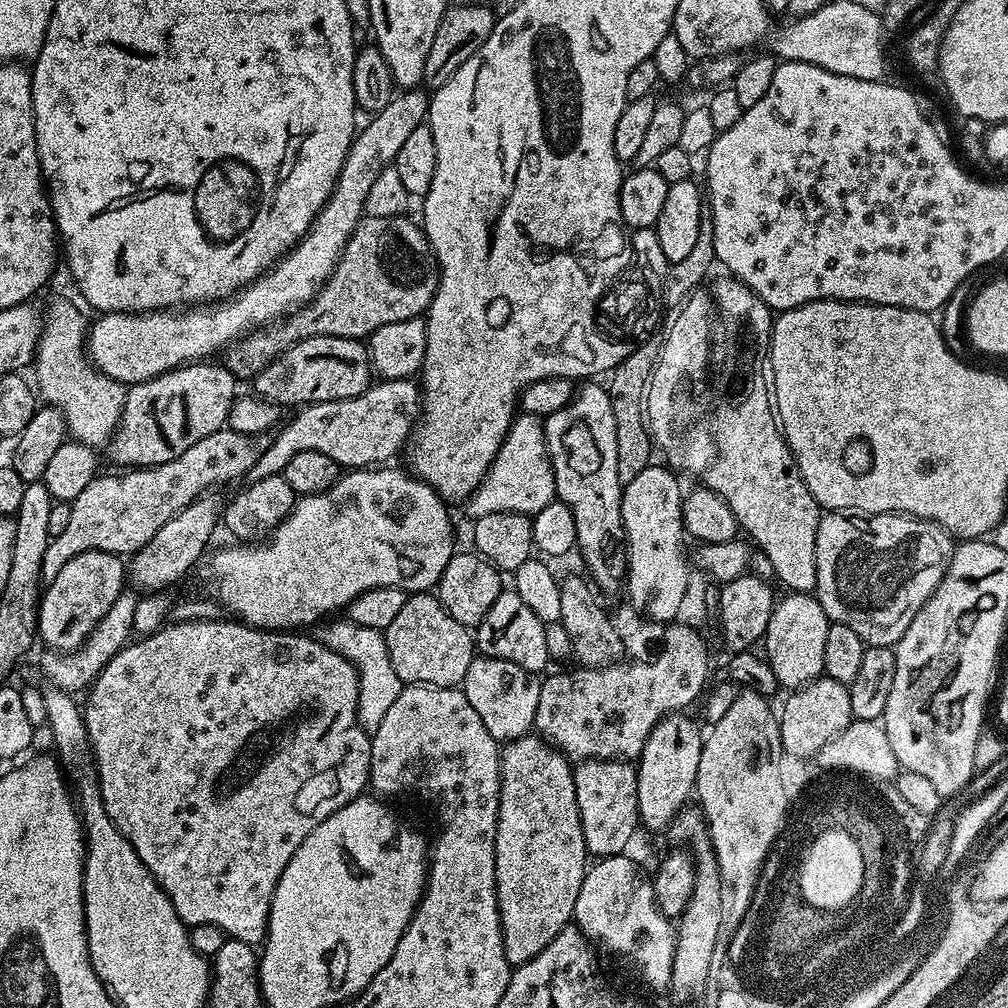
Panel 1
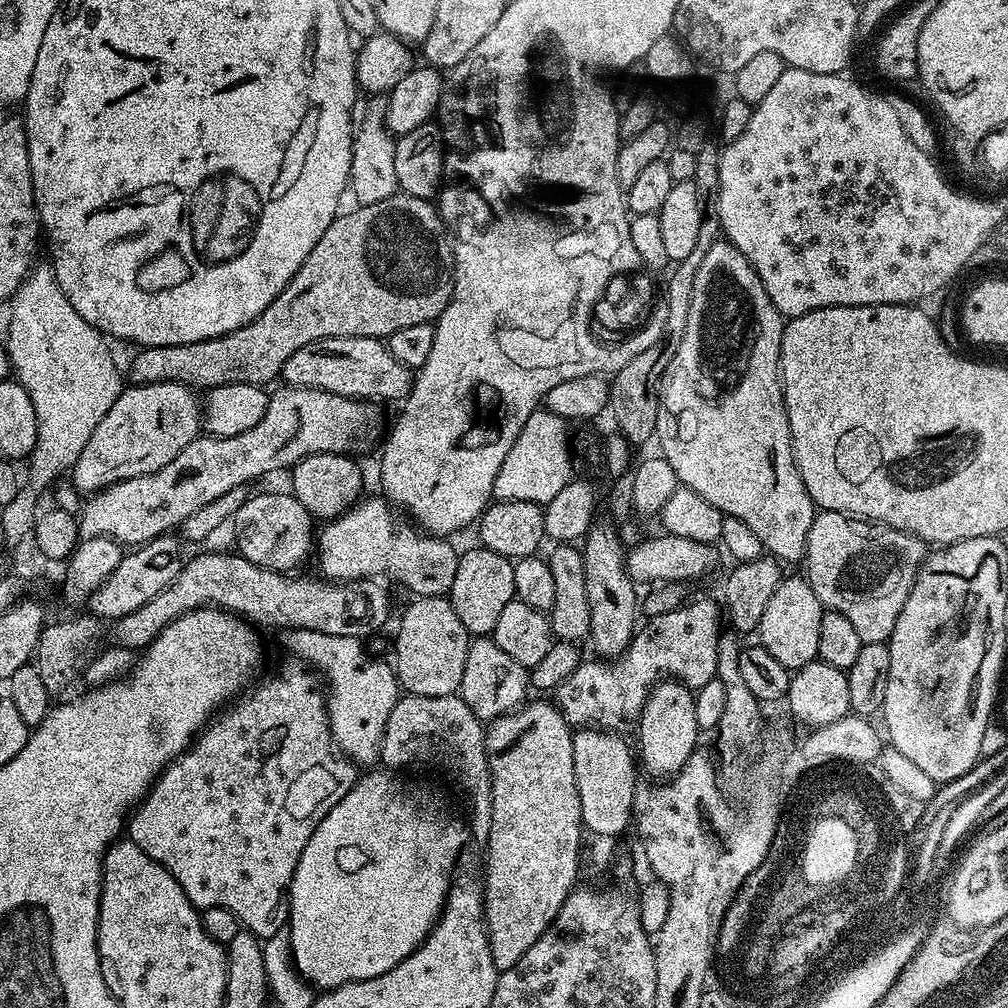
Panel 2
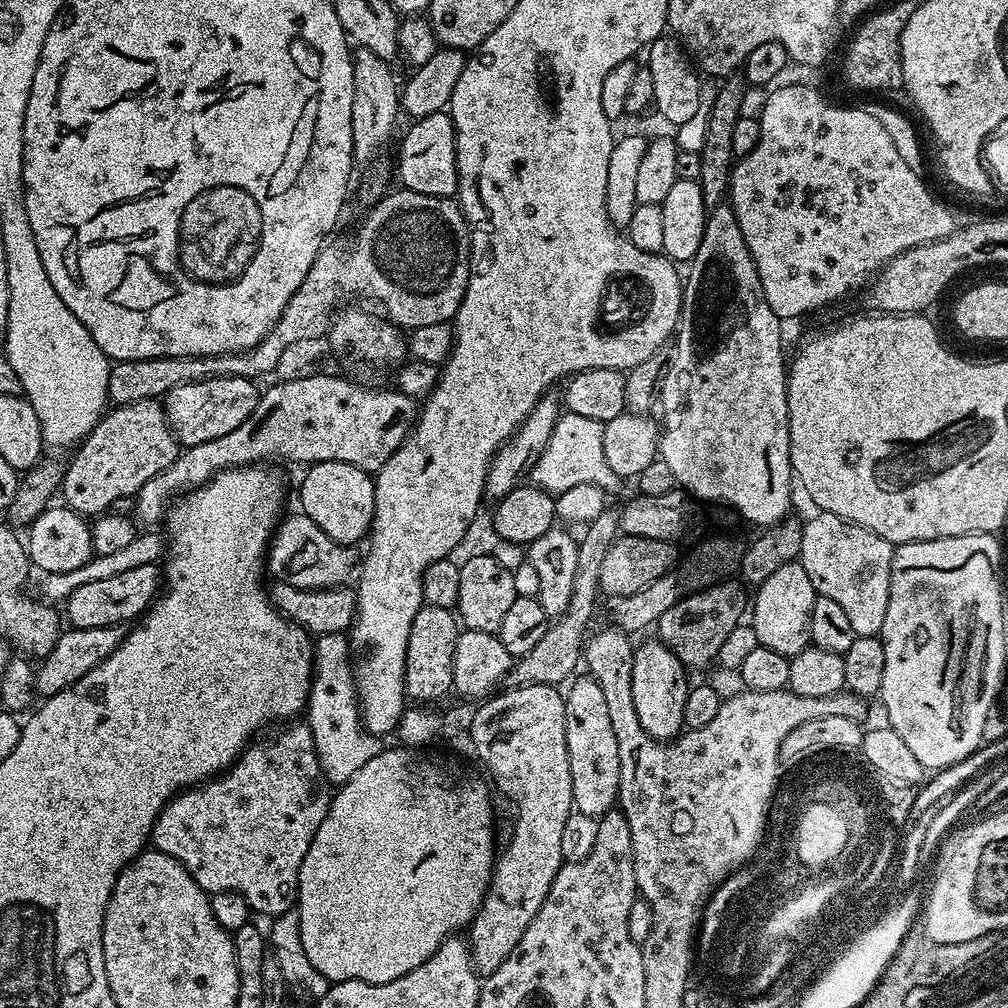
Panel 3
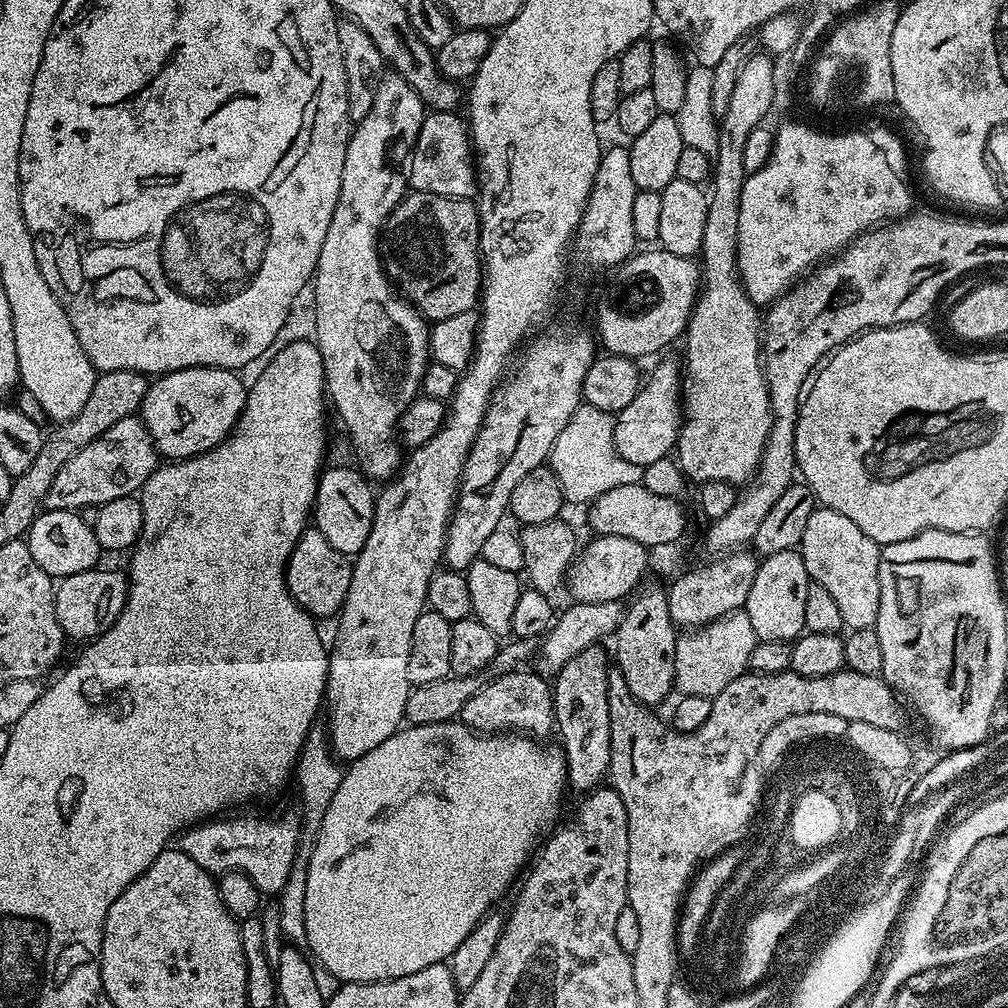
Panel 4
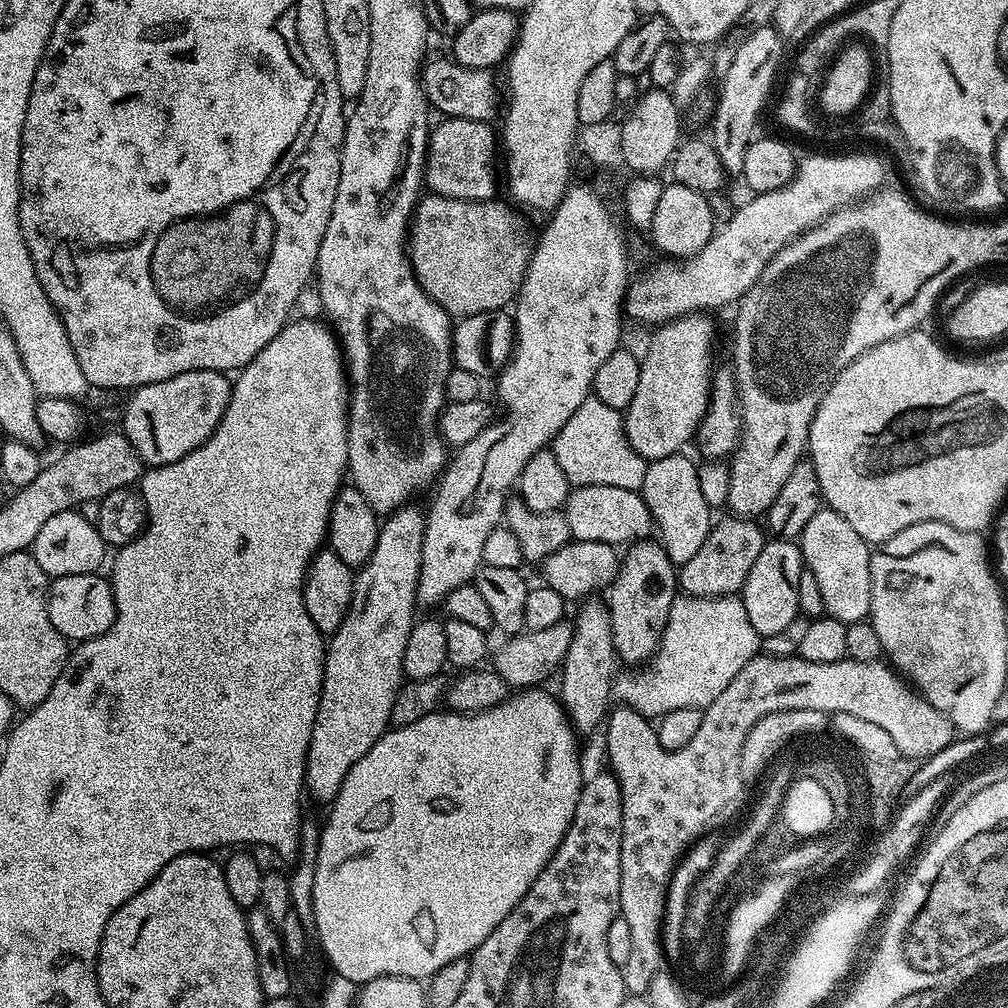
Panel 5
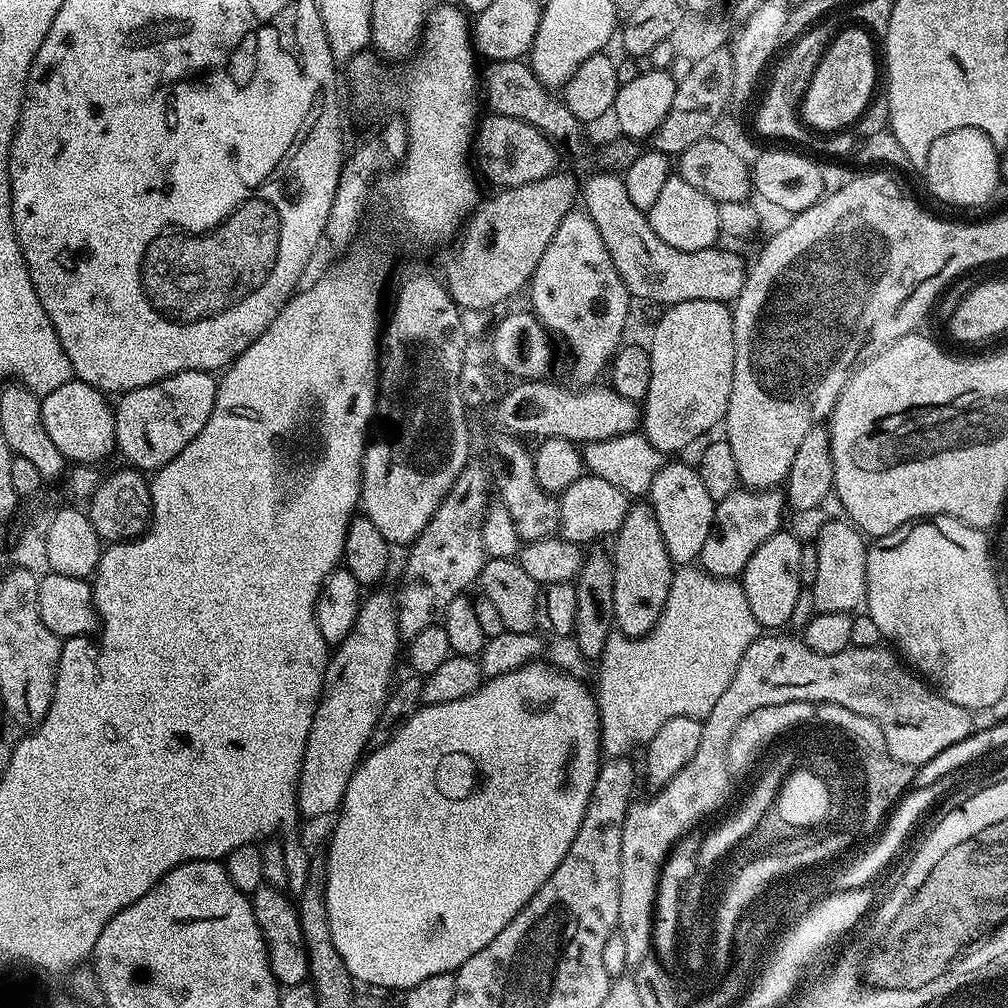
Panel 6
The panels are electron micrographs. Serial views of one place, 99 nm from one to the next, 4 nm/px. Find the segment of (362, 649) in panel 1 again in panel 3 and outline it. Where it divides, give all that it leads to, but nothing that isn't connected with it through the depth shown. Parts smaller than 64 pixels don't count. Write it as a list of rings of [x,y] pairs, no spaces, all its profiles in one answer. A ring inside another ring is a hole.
[[[331,632],[315,637],[314,671],[312,689],[308,691],[306,723],[312,735],[320,769],[324,771],[324,779],[332,786],[339,786],[354,778],[354,774],[362,770],[362,766],[366,766],[370,758],[382,751],[381,737],[373,736],[360,721],[360,701],[356,694],[353,664],[350,640],[345,633]]]

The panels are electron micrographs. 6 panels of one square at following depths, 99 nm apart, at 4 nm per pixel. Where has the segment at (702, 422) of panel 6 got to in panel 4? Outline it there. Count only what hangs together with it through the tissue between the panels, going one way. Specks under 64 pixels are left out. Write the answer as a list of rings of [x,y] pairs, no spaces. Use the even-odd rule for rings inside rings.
[[[664,360],[655,366],[649,378],[647,375],[634,401],[615,415],[615,449],[626,462],[645,468],[673,453],[682,423],[681,388],[681,365],[677,361]]]

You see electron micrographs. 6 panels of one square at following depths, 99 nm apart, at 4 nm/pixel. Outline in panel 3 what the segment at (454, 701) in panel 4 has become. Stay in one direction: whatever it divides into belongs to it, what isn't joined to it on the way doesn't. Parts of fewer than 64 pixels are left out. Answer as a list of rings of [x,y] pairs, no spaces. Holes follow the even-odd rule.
[[[612,506],[605,507],[604,512],[588,523],[583,532],[584,537],[581,535],[578,540],[578,574],[572,591],[572,607],[565,615],[549,623],[546,634],[542,634],[538,646],[534,646],[530,654],[521,656],[515,661],[512,671],[506,677],[509,685],[554,684],[560,686],[577,671],[576,667],[581,667],[586,637],[590,632],[588,623],[596,612],[596,596],[601,595],[602,561],[606,558],[606,550],[610,550],[612,543],[621,535],[619,511],[615,507],[612,509]]]

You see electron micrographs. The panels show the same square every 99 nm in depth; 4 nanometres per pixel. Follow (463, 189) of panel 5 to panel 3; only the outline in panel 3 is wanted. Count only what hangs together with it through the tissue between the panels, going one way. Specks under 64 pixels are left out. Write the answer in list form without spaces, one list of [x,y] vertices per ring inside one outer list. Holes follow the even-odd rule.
[[[447,111],[426,114],[413,119],[400,144],[400,161],[396,168],[400,171],[400,184],[411,192],[431,196],[457,195],[460,183],[456,169],[456,131],[451,115]]]

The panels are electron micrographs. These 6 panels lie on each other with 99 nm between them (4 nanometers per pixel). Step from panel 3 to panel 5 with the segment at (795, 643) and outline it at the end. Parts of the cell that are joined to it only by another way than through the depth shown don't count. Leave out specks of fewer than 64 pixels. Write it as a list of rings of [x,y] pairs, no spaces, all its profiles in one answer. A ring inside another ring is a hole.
[[[769,539],[762,554],[758,554],[754,566],[750,566],[742,599],[746,606],[746,615],[750,618],[750,626],[754,626],[754,630],[762,638],[786,630],[786,626],[800,615],[798,578],[802,578],[805,571],[804,555],[801,554],[800,545],[795,539]]]

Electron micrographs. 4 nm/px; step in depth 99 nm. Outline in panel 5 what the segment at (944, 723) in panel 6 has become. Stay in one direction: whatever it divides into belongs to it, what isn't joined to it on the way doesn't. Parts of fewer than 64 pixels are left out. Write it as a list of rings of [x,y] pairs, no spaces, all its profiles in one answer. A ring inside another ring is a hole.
[[[758,654],[753,660],[746,662],[746,666],[742,666],[742,670],[738,670],[738,674],[734,674],[734,682],[730,682],[730,686],[726,686],[726,690],[722,690],[722,694],[718,694],[718,698],[714,698],[714,702],[710,702],[710,706],[703,709],[704,717],[702,718],[702,726],[698,726],[698,734],[694,734],[694,738],[690,738],[690,742],[686,742],[686,746],[682,746],[681,748],[664,748],[661,746],[656,737],[653,721],[649,717],[643,716],[642,713],[636,712],[633,708],[627,706],[613,707],[606,717],[606,729],[608,728],[608,760],[612,763],[610,771],[620,784],[622,798],[624,799],[622,802],[622,874],[620,875],[619,915],[626,918],[626,923],[630,925],[631,935],[630,959],[622,966],[625,993],[633,996],[644,996],[649,986],[654,982],[654,978],[662,970],[661,931],[664,926],[668,884],[671,882],[672,873],[685,853],[693,847],[691,844],[699,836],[706,835],[711,830],[712,823],[739,798],[740,787],[742,787],[740,755],[742,754],[742,746],[746,742],[746,734],[750,734],[752,727],[762,718],[766,718],[766,714],[778,714],[782,710],[818,710],[819,712],[829,714],[837,712],[838,714],[854,714],[854,718],[866,718],[866,722],[874,722],[877,726],[882,726],[882,730],[886,730],[886,734],[890,734],[890,739],[894,741],[894,746],[898,746],[898,750],[903,757],[911,758],[916,762],[938,754],[947,744],[951,744],[954,739],[954,729],[951,722],[938,710],[934,710],[934,706],[930,706],[930,702],[926,697],[921,696],[915,688],[909,685],[907,680],[901,678],[887,663],[880,660],[849,660],[845,658],[838,662],[806,662],[799,654],[792,656]]]

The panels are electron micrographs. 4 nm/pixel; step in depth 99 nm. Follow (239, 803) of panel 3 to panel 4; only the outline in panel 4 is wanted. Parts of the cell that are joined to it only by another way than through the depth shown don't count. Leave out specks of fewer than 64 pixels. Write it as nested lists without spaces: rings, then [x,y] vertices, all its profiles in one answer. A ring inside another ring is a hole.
[[[236,814],[209,818],[185,828],[178,836],[179,851],[198,862],[202,870],[213,874],[241,872],[250,878],[250,882],[254,882],[261,894],[279,894],[286,886],[286,878],[290,878],[290,870],[294,866],[296,847],[300,845],[300,824],[288,816],[271,820],[268,816],[232,815]]]

